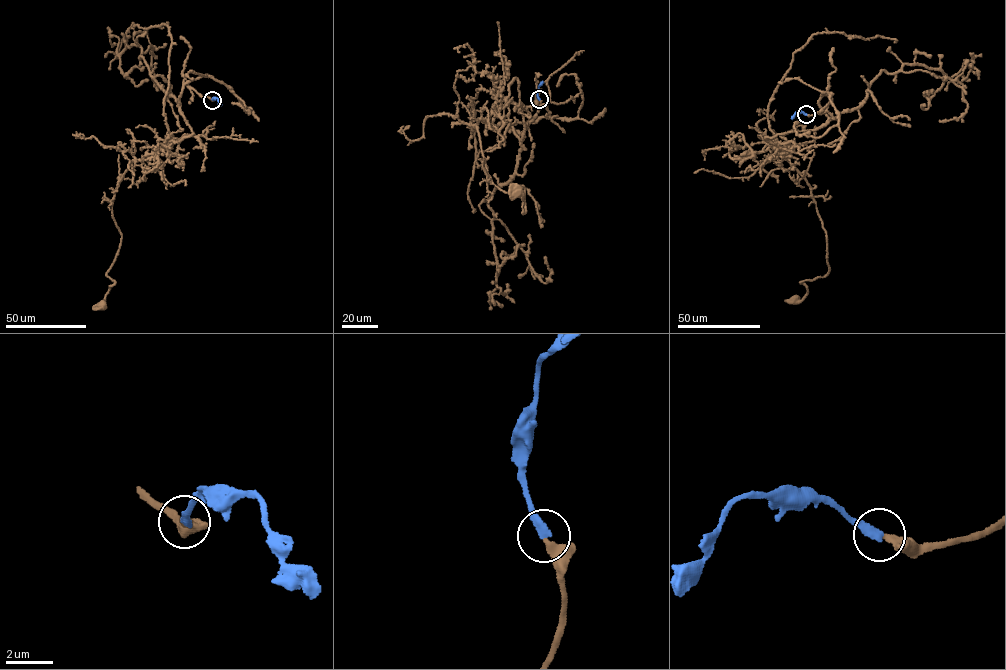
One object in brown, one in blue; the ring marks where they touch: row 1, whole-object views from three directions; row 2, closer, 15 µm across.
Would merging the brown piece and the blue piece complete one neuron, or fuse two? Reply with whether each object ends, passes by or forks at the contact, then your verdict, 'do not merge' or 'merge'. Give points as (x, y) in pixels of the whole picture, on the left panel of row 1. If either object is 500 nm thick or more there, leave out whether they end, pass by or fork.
brown ends there; blue ends there; merge

